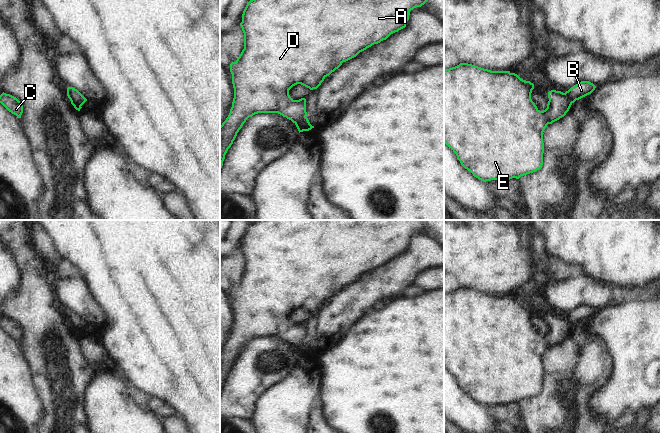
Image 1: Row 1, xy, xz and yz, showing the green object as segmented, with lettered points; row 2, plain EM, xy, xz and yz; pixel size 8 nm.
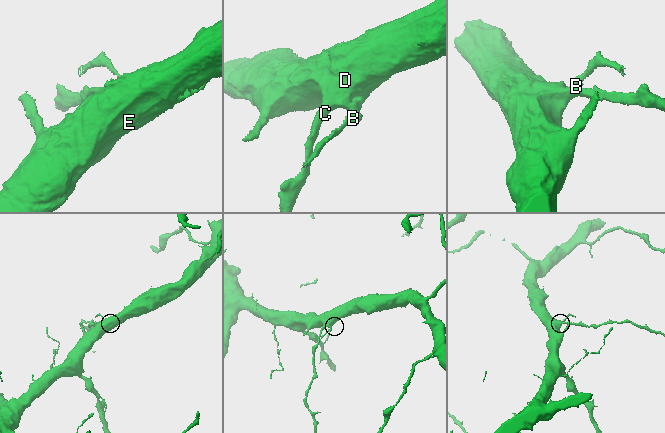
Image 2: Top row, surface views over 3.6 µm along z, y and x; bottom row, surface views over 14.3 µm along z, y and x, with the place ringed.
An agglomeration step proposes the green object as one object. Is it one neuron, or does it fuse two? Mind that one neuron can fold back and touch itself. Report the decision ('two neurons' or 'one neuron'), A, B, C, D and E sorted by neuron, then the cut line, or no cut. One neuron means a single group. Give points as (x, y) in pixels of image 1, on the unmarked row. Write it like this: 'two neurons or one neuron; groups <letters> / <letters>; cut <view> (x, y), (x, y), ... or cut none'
two neurons; groups A C D E / B; cut xz (305, 340), (295, 347)

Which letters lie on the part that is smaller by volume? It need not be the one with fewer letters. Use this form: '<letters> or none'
B

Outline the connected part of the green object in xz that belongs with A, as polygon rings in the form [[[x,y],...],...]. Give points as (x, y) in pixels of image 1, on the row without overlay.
[[[259,220],[250,224],[242,238],[240,250],[244,257],[244,273],[235,286],[230,288],[232,298],[232,308],[234,312],[234,322],[230,337],[220,350],[220,394],[228,373],[233,368],[237,357],[249,341],[258,337],[278,337],[291,344],[293,347],[300,346],[307,340],[306,323],[293,324],[289,319],[289,314],[301,308],[310,314],[317,313],[324,303],[338,293],[343,286],[356,281],[360,276],[366,274],[374,268],[386,264],[391,258],[406,251],[409,244],[410,235],[416,231],[424,229],[432,220]]]

